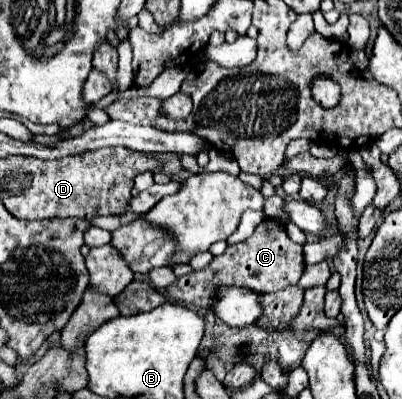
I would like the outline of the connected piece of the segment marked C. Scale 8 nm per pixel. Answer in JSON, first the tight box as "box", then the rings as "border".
{"box":[167,220,303,308],"border":[[[265,220],[255,228],[253,236],[235,246],[227,246],[227,250],[221,256],[215,256],[209,266],[181,276],[175,284],[167,288],[167,292],[171,300],[179,300],[197,308],[211,308],[213,290],[217,286],[243,286],[257,294],[279,292],[291,284],[297,284],[303,274],[303,268],[303,246],[291,242],[285,228],[279,222]]]}

